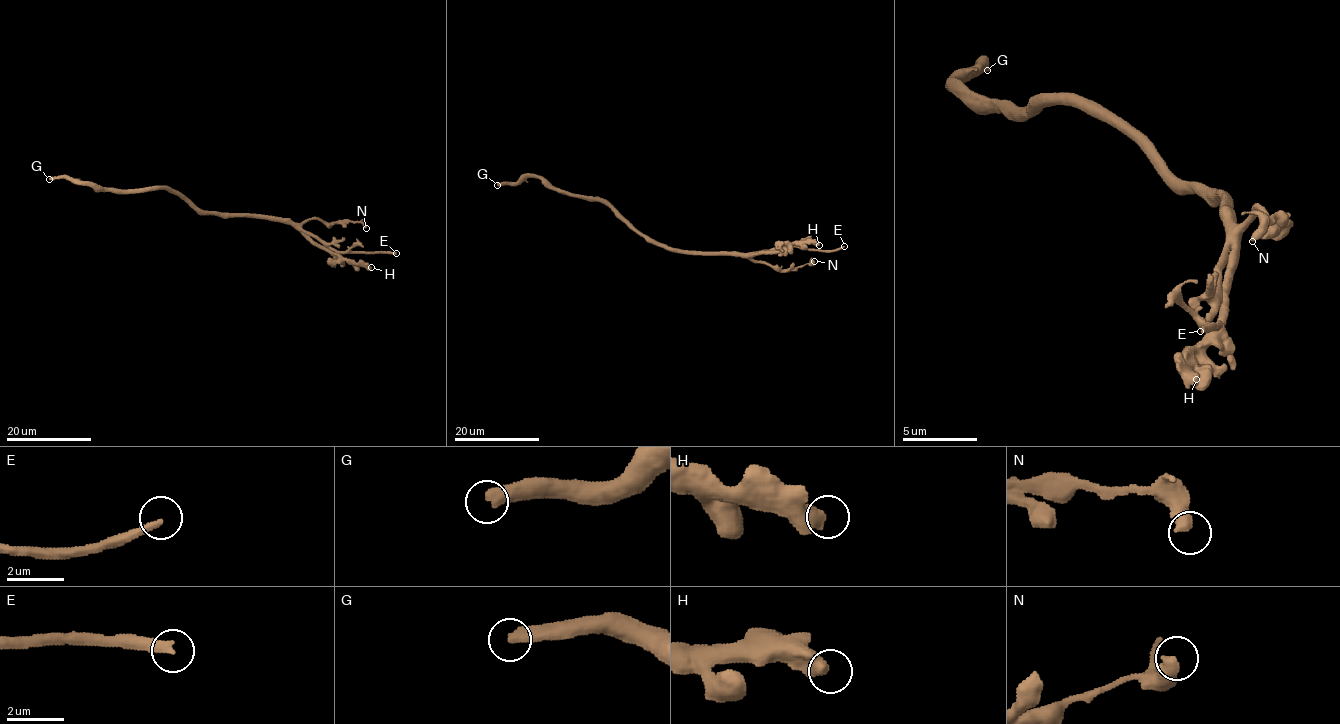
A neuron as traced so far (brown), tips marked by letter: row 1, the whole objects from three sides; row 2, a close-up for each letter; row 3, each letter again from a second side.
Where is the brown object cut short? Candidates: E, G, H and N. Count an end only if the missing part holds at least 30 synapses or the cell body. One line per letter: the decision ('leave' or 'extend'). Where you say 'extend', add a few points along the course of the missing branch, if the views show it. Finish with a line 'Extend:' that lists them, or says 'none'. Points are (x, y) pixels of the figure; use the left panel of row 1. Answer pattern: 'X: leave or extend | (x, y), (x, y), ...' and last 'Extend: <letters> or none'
E: leave
G: extend | (49, 179), (26, 182), (6, 195), (8, 200), (4, 204)
H: leave
N: leave
Extend: G

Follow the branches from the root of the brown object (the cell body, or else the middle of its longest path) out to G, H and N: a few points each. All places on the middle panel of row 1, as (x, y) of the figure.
G: (660, 247), (635, 232), (604, 203), (551, 189), (538, 177), (522, 176), (517, 182), (497, 185)
H: (660, 247), (673, 251), (755, 253), (787, 249), (794, 244), (819, 245)
N: (660, 247), (673, 251), (737, 252), (781, 269), (798, 268), (814, 261)

